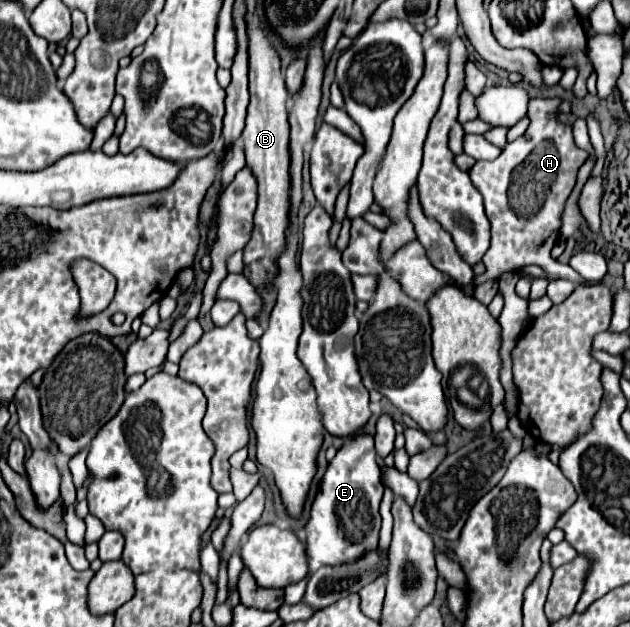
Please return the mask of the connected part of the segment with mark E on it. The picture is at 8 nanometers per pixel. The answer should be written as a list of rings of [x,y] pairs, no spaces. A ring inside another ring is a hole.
[[[360,432],[354,434],[344,446],[338,450],[334,460],[330,462],[316,500],[310,510],[310,520],[306,524],[306,550],[308,554],[326,566],[340,566],[348,562],[356,562],[368,550],[378,546],[380,534],[380,500],[384,494],[384,486],[380,482],[380,468],[376,464],[374,436]]]

